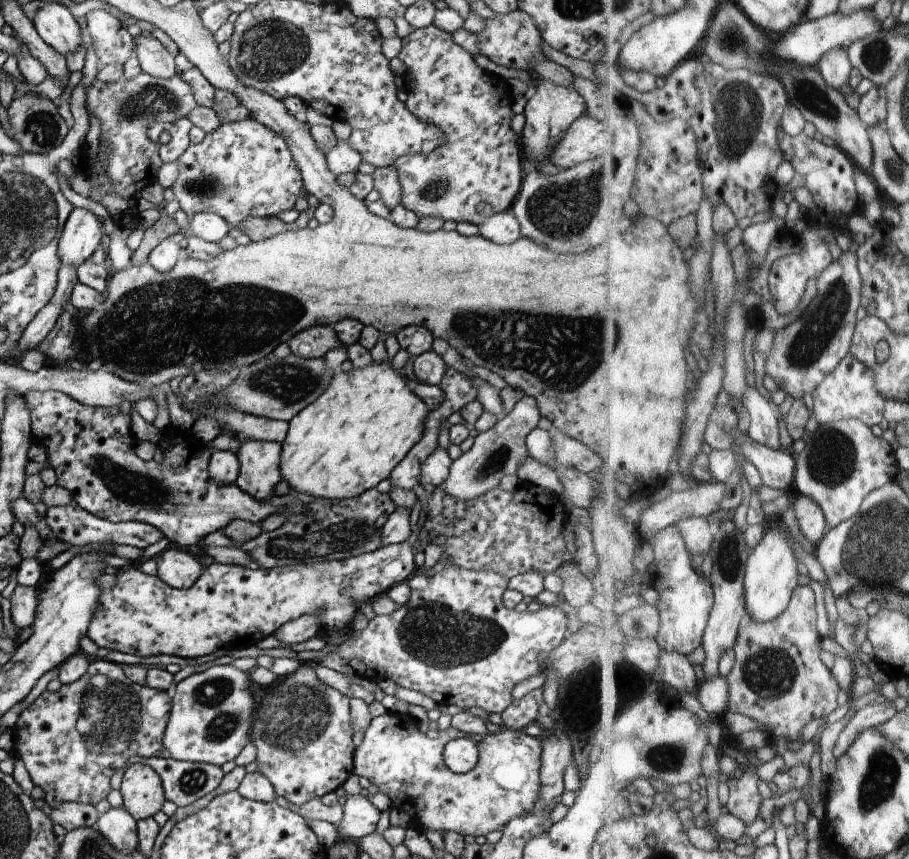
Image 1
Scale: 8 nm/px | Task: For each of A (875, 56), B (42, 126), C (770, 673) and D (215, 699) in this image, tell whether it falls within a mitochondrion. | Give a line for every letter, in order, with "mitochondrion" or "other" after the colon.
A: mitochondrion
B: mitochondrion
C: mitochondrion
D: mitochondrion

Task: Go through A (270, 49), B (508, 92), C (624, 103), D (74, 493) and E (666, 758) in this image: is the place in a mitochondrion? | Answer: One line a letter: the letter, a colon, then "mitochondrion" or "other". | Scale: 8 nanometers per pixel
A: mitochondrion
B: other
C: other
D: other
E: mitochondrion

